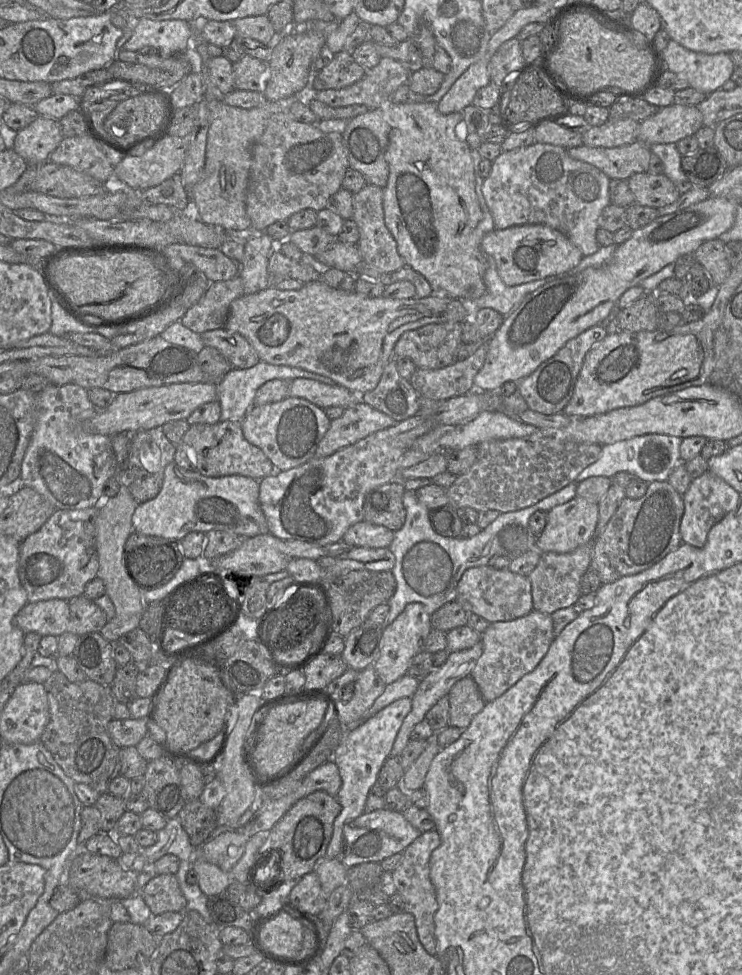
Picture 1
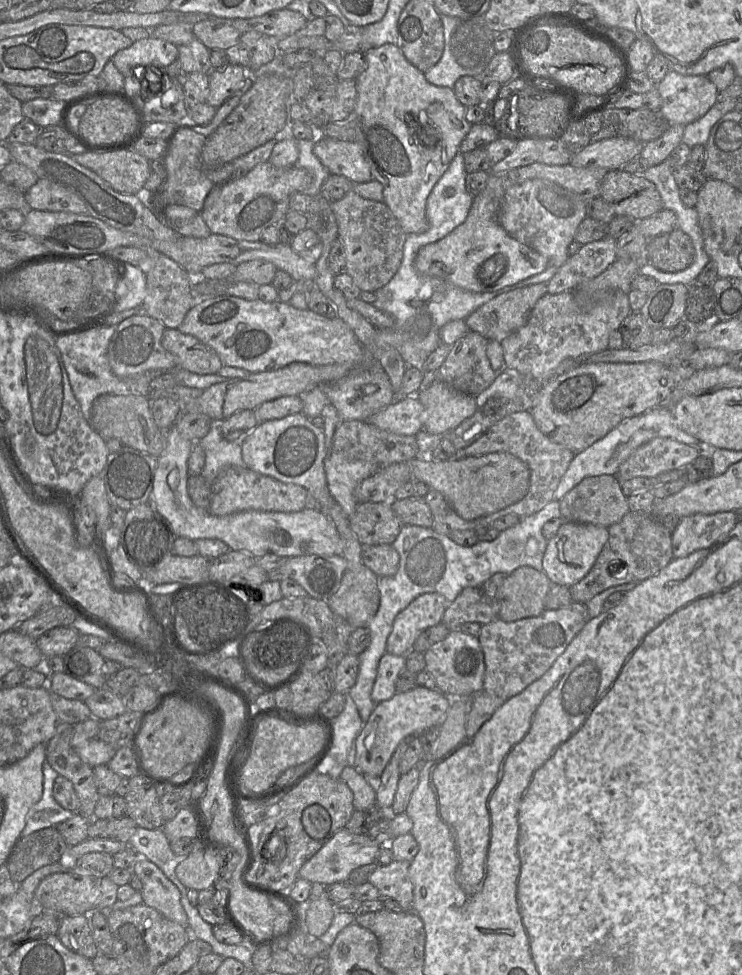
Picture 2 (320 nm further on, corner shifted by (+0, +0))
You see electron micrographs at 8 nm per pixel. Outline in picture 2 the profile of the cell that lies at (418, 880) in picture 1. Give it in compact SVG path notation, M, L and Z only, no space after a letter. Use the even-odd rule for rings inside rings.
M394 860L388 865L378 865L369 877L369 882L379 890L381 897L394 898L403 910L412 910L414 899L409 866L410 862Z

